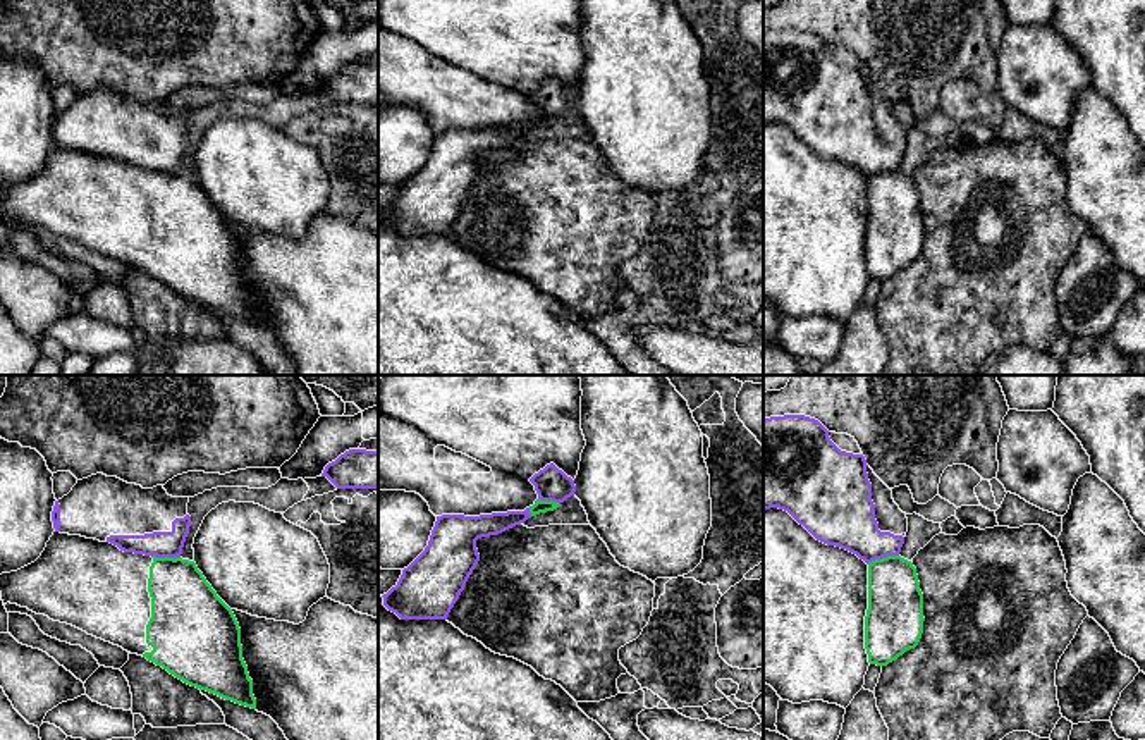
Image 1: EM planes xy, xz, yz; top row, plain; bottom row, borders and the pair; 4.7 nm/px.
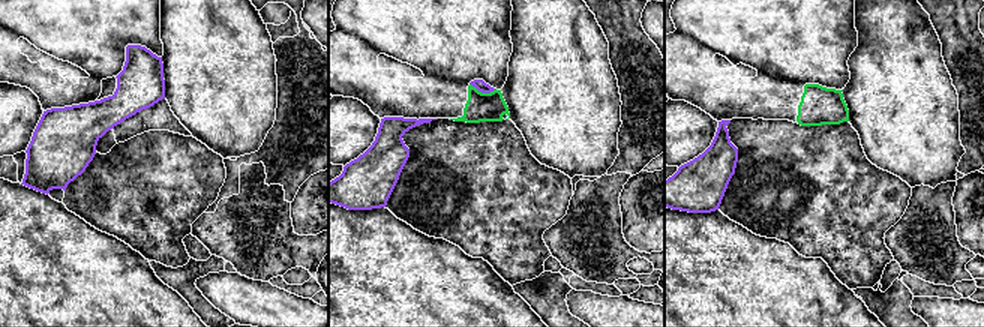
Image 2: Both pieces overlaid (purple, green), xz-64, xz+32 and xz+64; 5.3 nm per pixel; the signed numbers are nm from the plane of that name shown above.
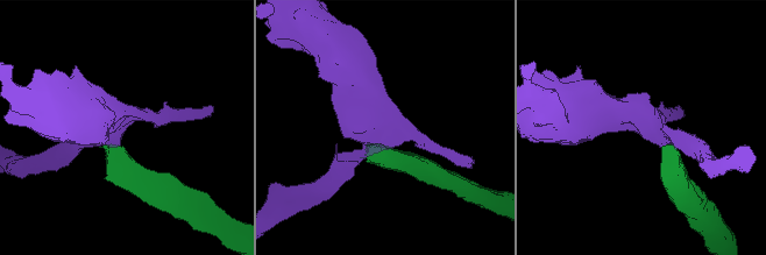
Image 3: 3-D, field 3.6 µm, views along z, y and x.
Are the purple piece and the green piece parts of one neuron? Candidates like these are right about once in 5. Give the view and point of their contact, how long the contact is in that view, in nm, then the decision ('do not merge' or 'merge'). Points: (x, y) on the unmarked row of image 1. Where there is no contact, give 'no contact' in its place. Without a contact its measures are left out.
yz (882, 171) | 160 nm | do not merge

